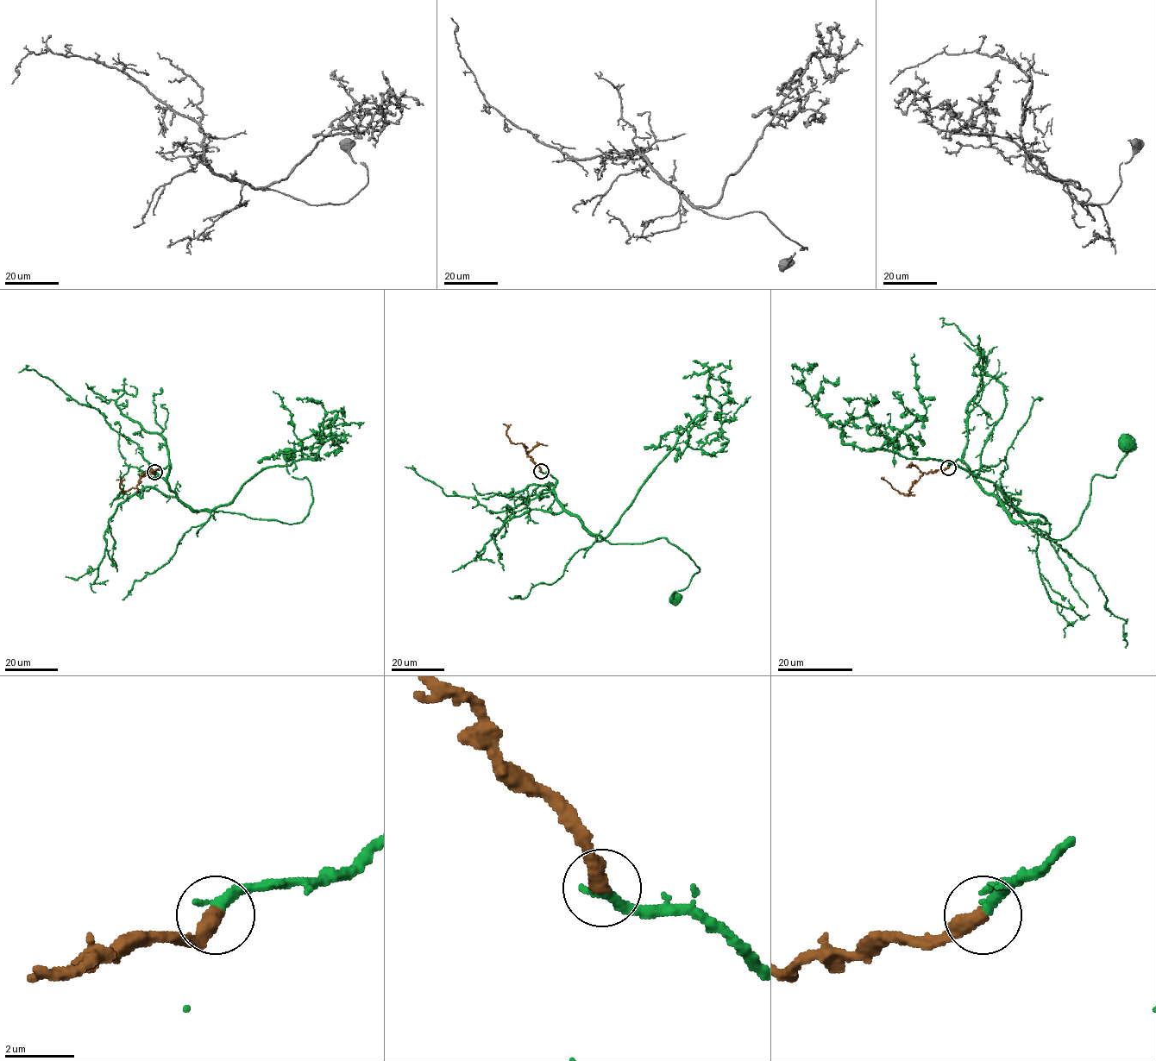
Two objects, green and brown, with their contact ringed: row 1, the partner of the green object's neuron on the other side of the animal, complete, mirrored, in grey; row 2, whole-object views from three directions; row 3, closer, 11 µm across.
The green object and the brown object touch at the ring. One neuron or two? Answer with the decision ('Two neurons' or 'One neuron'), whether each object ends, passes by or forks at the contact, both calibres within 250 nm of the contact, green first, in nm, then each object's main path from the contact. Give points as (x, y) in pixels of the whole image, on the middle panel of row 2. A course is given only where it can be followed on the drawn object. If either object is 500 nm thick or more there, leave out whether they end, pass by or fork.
One neuron. At the ring green ends. At the ring brown ends. Thickness 320 nm (green) against 480 nm. Course of green: (541, 471), (555, 479), (555, 495), (591, 534), (612, 543), (664, 537), (687, 555), (699, 571), (675, 598). Course of brown: (541, 471), (522, 443), (512, 443), (505, 434), (508, 426), (502, 423)

